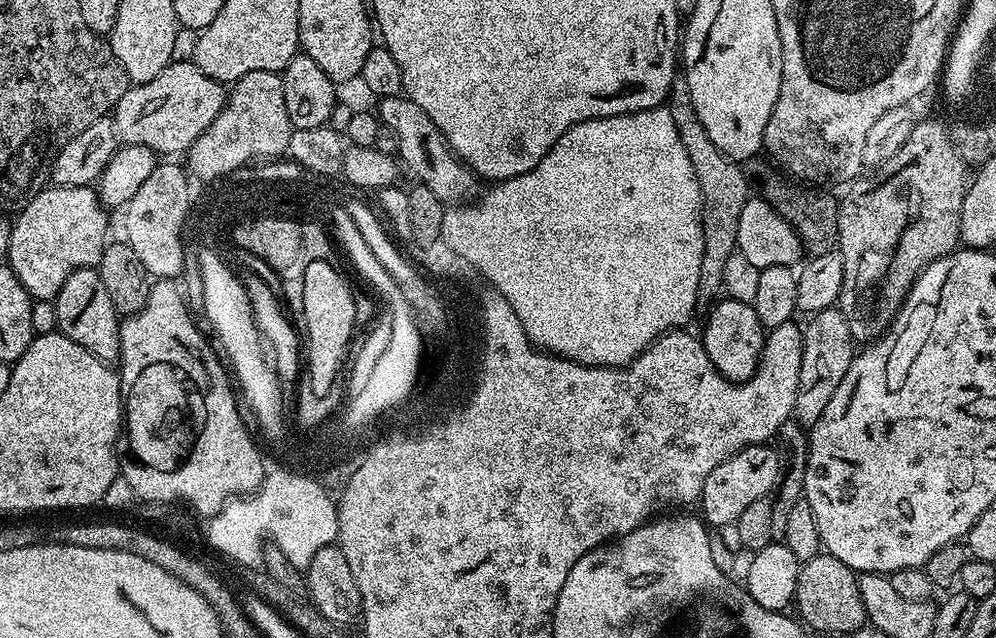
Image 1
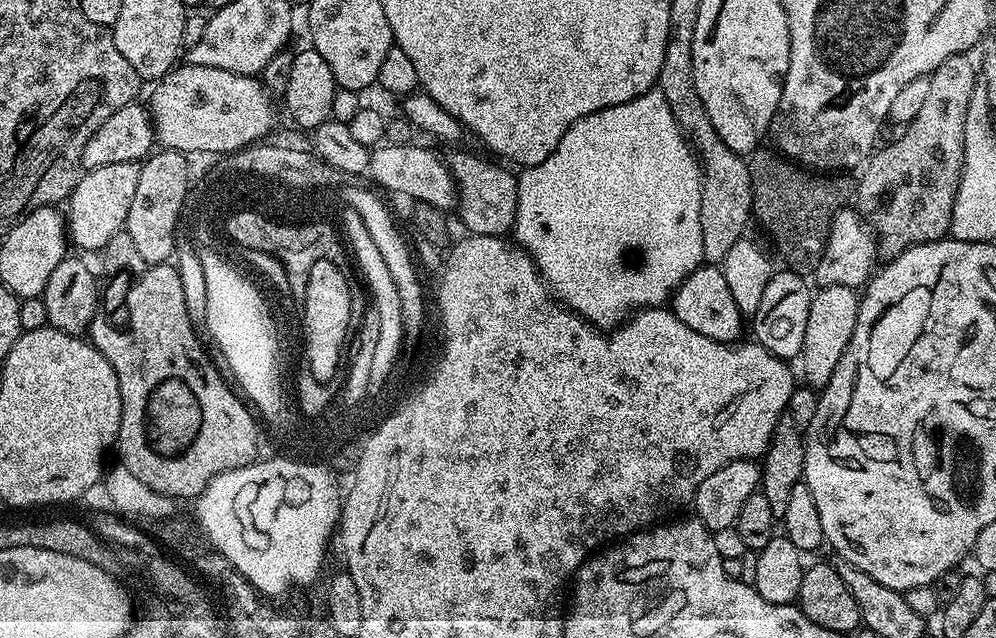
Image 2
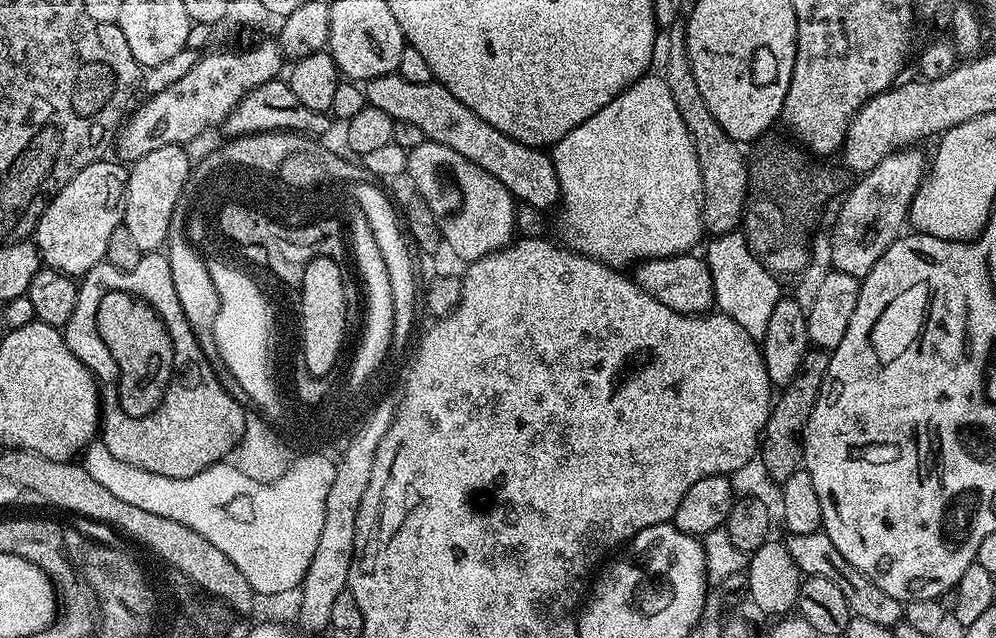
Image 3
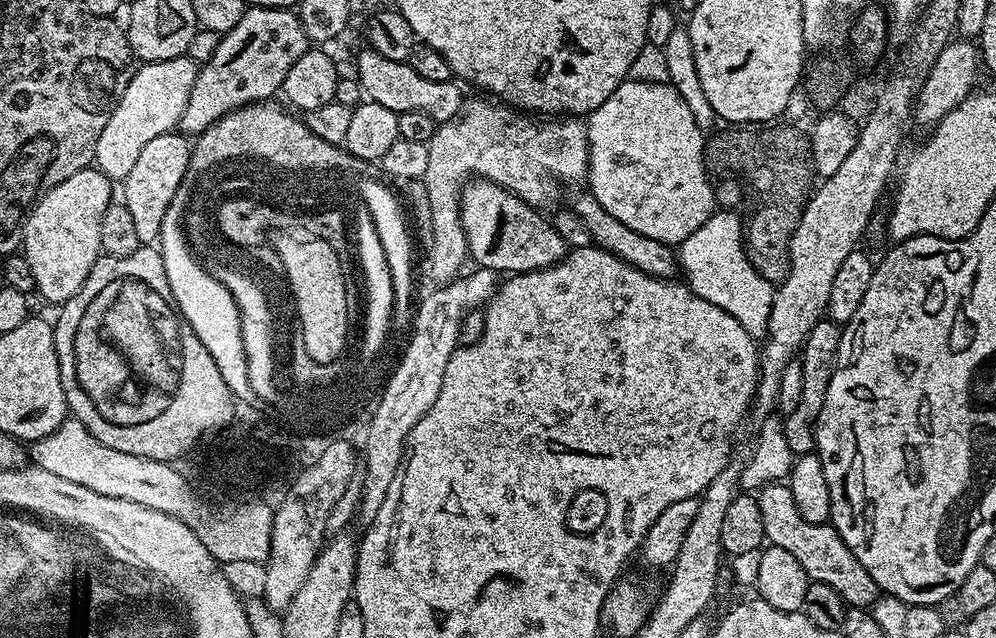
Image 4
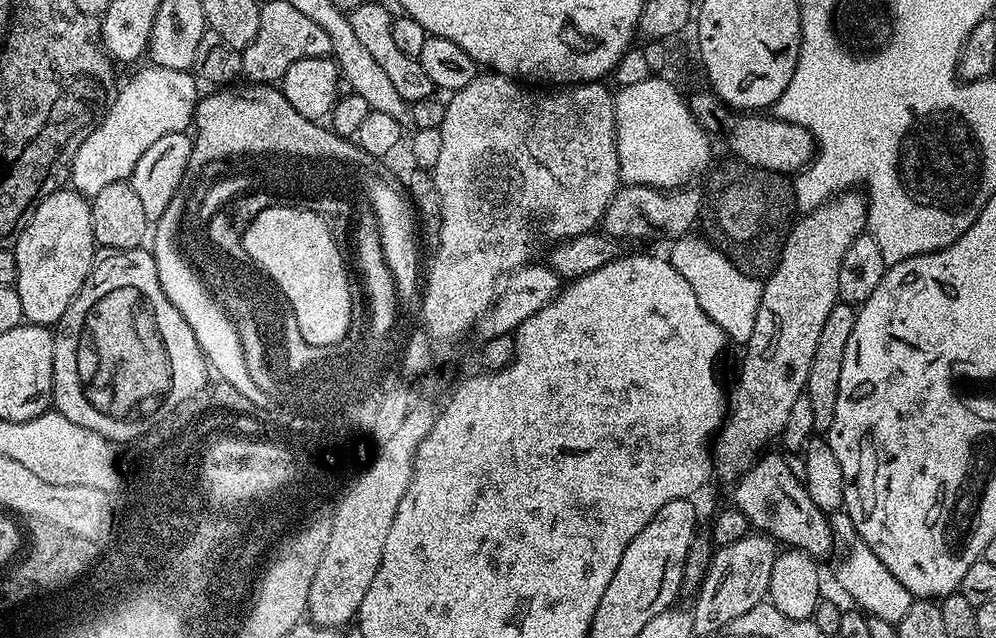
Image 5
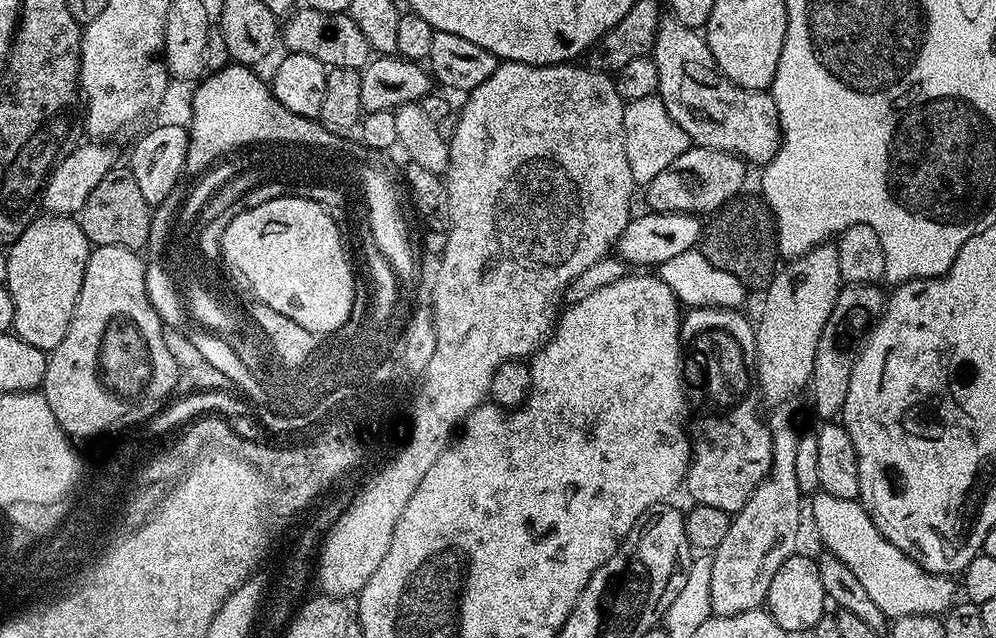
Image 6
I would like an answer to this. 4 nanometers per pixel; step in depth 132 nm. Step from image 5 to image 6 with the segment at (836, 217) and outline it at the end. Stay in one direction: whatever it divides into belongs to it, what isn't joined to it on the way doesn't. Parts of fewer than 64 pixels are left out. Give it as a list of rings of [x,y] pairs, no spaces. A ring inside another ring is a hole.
[[[825,242],[811,248],[806,254],[789,259],[788,264],[779,269],[768,282],[763,293],[764,309],[760,321],[755,321],[756,329],[756,383],[760,385],[760,395],[772,404],[784,404],[791,396],[809,387],[814,370],[814,354],[818,354],[818,338],[822,338],[822,326],[834,310],[834,302],[842,287],[838,270],[838,250],[835,243]]]

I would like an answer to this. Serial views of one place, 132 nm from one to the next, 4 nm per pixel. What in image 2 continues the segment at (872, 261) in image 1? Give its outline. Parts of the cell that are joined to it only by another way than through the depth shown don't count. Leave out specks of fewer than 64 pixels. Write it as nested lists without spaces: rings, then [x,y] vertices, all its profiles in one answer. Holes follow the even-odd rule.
[[[964,54],[951,56],[946,58],[946,62],[942,62],[942,66],[932,71],[928,79],[930,91],[916,117],[907,124],[902,136],[893,144],[886,145],[884,149],[881,147],[867,161],[863,169],[864,177],[855,185],[855,207],[863,213],[874,229],[881,257],[898,256],[913,244],[929,244],[935,240],[943,240],[949,235],[954,198],[958,194],[960,175],[964,169],[964,119],[970,106],[970,98],[978,91],[978,68],[968,59]]]

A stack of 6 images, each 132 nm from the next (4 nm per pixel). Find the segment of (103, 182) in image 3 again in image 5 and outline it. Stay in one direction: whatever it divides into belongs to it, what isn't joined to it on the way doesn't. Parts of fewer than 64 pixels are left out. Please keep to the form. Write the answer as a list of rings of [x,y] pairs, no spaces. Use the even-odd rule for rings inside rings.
[[[75,190],[64,191],[52,192],[37,206],[14,245],[18,266],[14,287],[18,290],[18,299],[22,301],[25,321],[30,324],[55,326],[62,314],[66,314],[70,302],[74,302],[75,296],[82,290],[83,283],[92,273],[94,261],[98,256],[97,242],[90,222],[92,206],[89,197],[82,196]]]

